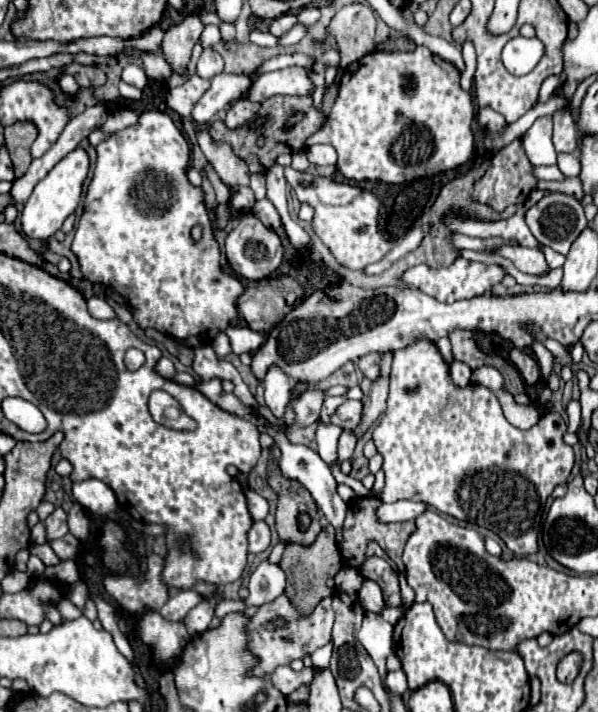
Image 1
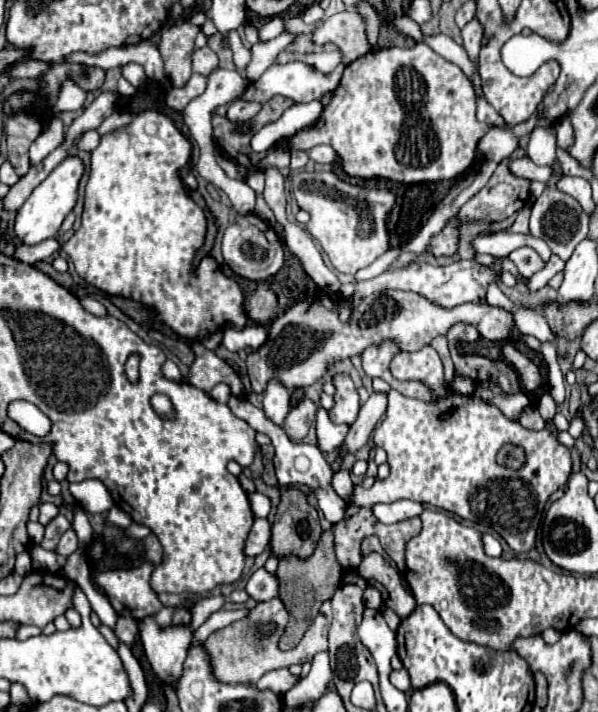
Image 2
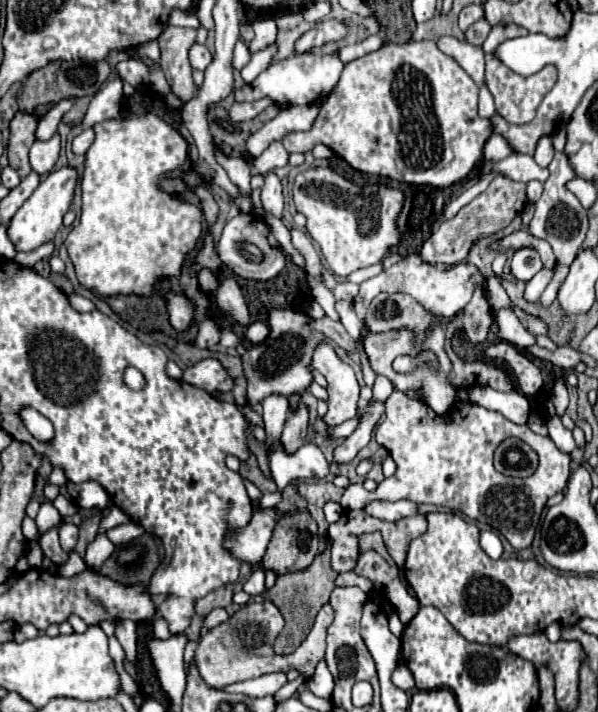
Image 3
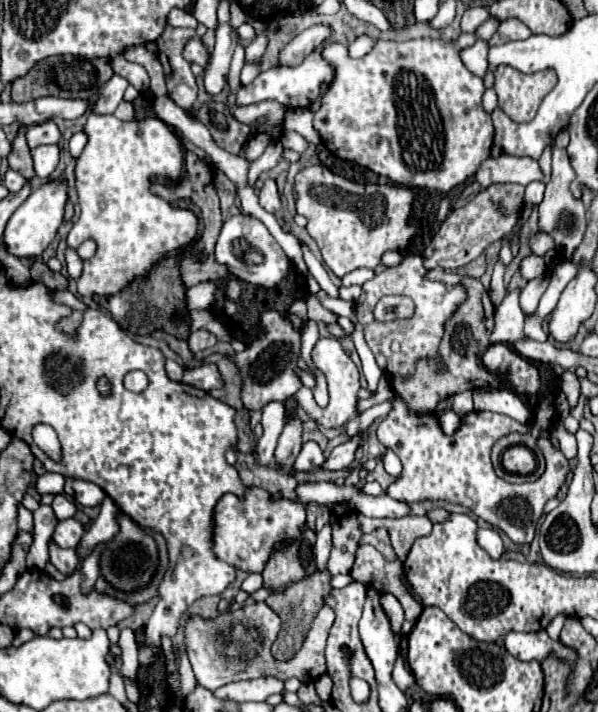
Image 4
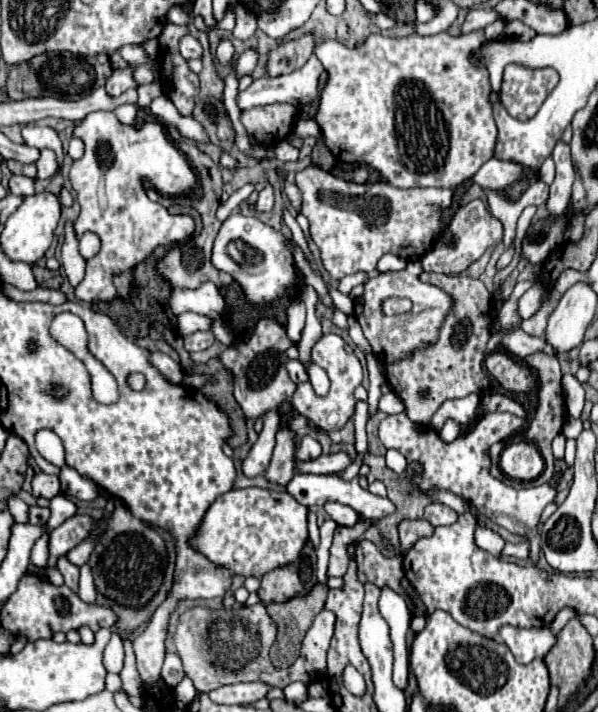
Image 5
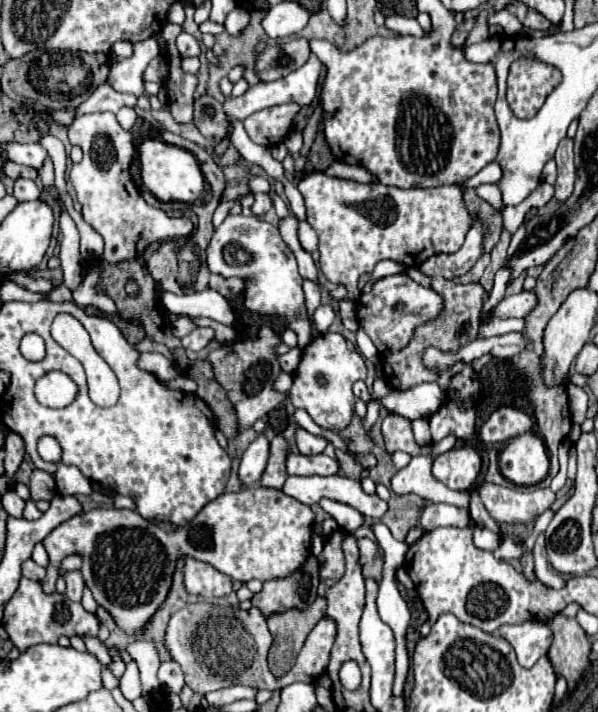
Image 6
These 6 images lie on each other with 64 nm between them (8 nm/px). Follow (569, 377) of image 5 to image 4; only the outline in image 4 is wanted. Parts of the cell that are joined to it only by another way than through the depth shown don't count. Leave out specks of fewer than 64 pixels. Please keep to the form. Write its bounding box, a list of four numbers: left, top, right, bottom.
[560,372,580,406]

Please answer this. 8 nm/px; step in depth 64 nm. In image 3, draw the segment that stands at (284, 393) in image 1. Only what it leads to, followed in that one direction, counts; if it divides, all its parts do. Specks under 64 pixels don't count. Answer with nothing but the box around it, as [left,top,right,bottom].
[262,394,288,448]

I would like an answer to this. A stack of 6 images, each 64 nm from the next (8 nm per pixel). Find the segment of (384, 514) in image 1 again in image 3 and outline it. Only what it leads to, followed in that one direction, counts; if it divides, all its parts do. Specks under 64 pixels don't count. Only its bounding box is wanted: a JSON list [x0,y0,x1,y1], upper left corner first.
[364,500,418,522]

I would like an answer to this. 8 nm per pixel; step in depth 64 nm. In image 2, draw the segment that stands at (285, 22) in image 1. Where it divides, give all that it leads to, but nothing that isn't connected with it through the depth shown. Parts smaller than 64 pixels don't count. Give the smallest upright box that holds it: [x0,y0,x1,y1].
[260,16,286,40]

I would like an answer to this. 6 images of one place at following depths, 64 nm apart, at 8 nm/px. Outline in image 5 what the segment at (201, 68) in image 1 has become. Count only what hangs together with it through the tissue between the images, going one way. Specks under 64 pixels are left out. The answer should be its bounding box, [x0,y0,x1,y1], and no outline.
[180,36,202,60]

